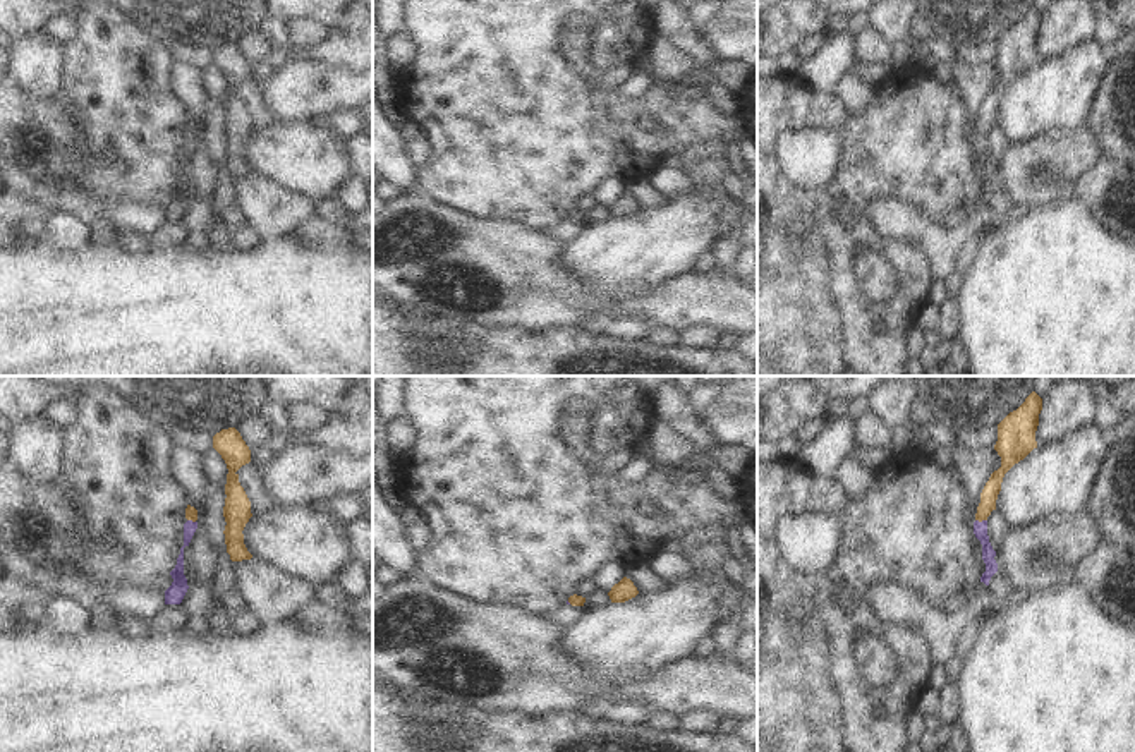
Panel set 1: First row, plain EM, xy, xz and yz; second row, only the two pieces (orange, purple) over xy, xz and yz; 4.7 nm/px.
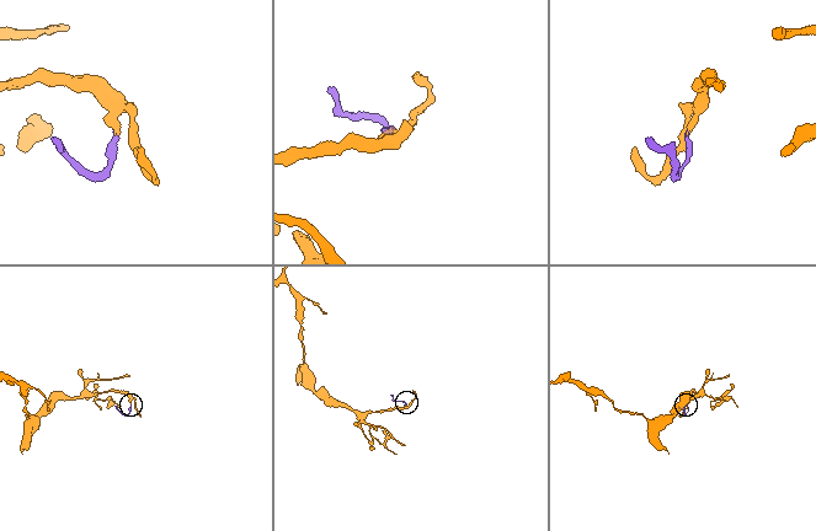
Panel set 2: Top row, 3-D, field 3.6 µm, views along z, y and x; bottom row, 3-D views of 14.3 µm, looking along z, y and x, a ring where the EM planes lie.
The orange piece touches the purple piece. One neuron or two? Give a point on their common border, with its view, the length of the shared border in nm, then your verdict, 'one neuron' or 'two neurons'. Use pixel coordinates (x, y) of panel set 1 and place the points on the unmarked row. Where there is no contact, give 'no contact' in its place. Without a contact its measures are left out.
meets orange in yz at (981, 136); contact 60 nm long; one neuron

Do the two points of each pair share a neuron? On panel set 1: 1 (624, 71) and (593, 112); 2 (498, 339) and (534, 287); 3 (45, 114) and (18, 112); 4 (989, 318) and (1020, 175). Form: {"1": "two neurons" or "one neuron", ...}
{"1": "two neurons", "2": "two neurons", "3": "one neuron", "4": "two neurons"}

